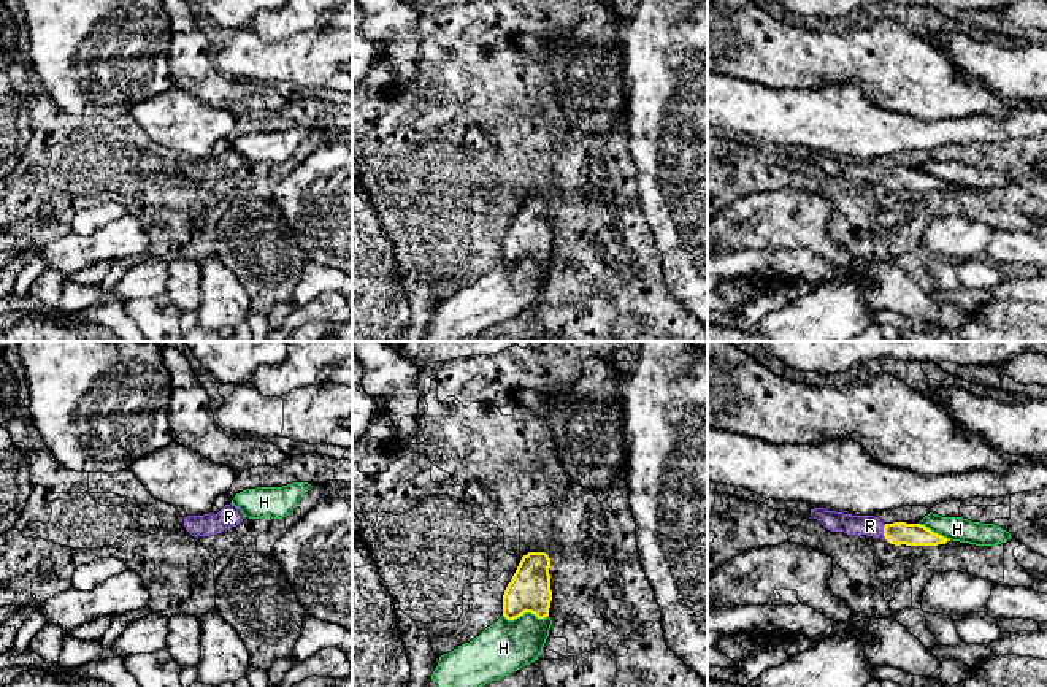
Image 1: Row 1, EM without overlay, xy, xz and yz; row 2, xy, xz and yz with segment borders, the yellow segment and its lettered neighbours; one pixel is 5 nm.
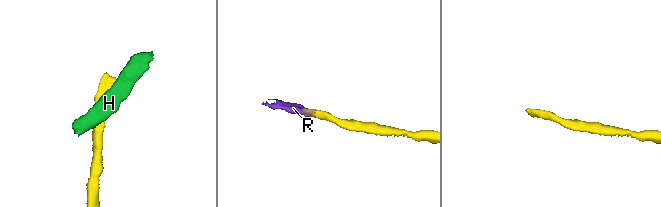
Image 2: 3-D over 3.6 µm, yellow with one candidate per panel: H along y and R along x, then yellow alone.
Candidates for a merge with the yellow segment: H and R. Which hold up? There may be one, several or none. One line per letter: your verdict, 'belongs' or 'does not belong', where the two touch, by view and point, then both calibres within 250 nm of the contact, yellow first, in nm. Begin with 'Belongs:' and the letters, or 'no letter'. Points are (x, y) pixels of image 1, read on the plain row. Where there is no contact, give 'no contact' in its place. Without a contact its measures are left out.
Belongs: R
H: does not belong | xz (525, 256) | 220/260 nm
R: belongs | yz (884, 178) | 120/110 nm

